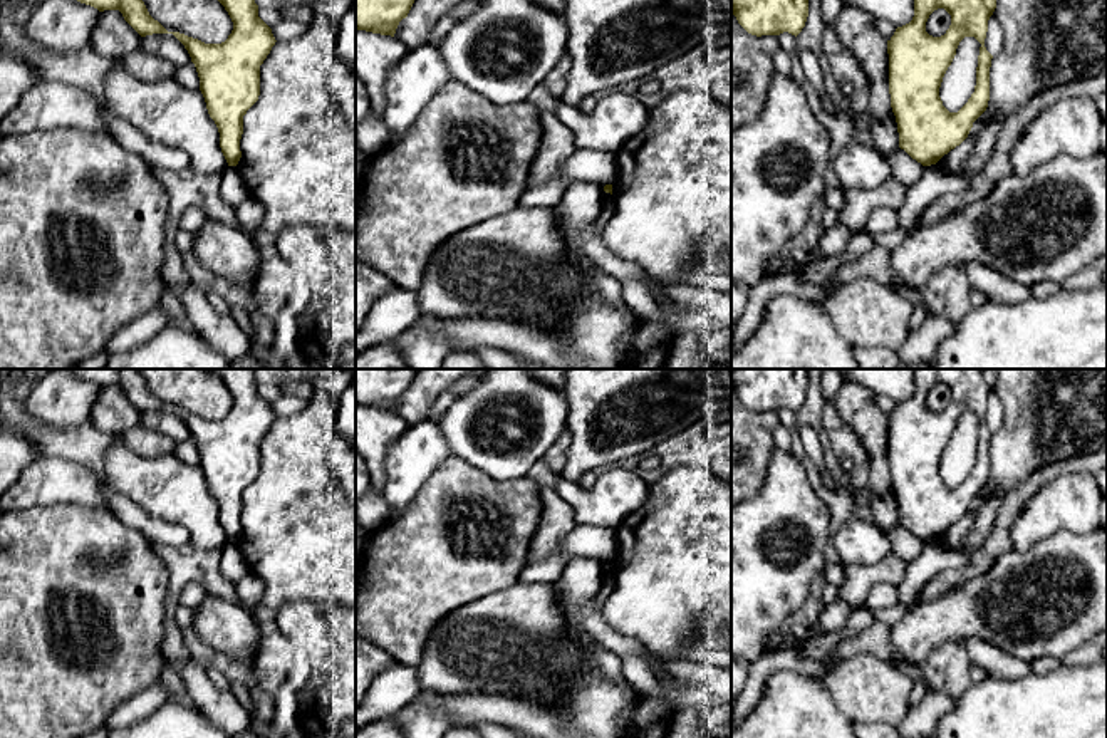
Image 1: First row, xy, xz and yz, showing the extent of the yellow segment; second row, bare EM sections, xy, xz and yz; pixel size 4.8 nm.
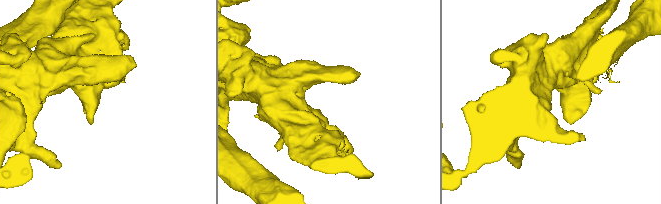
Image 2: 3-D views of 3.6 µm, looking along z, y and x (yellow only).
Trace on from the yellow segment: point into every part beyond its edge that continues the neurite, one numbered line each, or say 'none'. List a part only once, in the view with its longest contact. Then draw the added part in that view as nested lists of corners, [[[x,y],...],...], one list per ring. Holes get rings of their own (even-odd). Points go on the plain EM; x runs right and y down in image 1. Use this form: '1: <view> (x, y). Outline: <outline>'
none

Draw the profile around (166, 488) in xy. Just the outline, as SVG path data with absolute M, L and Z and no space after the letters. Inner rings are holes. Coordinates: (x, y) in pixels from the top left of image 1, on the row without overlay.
M117 434L106 451L101 480L151 518L184 527L191 547L221 550L228 543L200 465L186 465L174 453L143 458Z

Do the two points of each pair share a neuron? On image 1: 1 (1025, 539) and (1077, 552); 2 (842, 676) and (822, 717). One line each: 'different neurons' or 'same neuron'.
1: different neurons
2: different neurons

